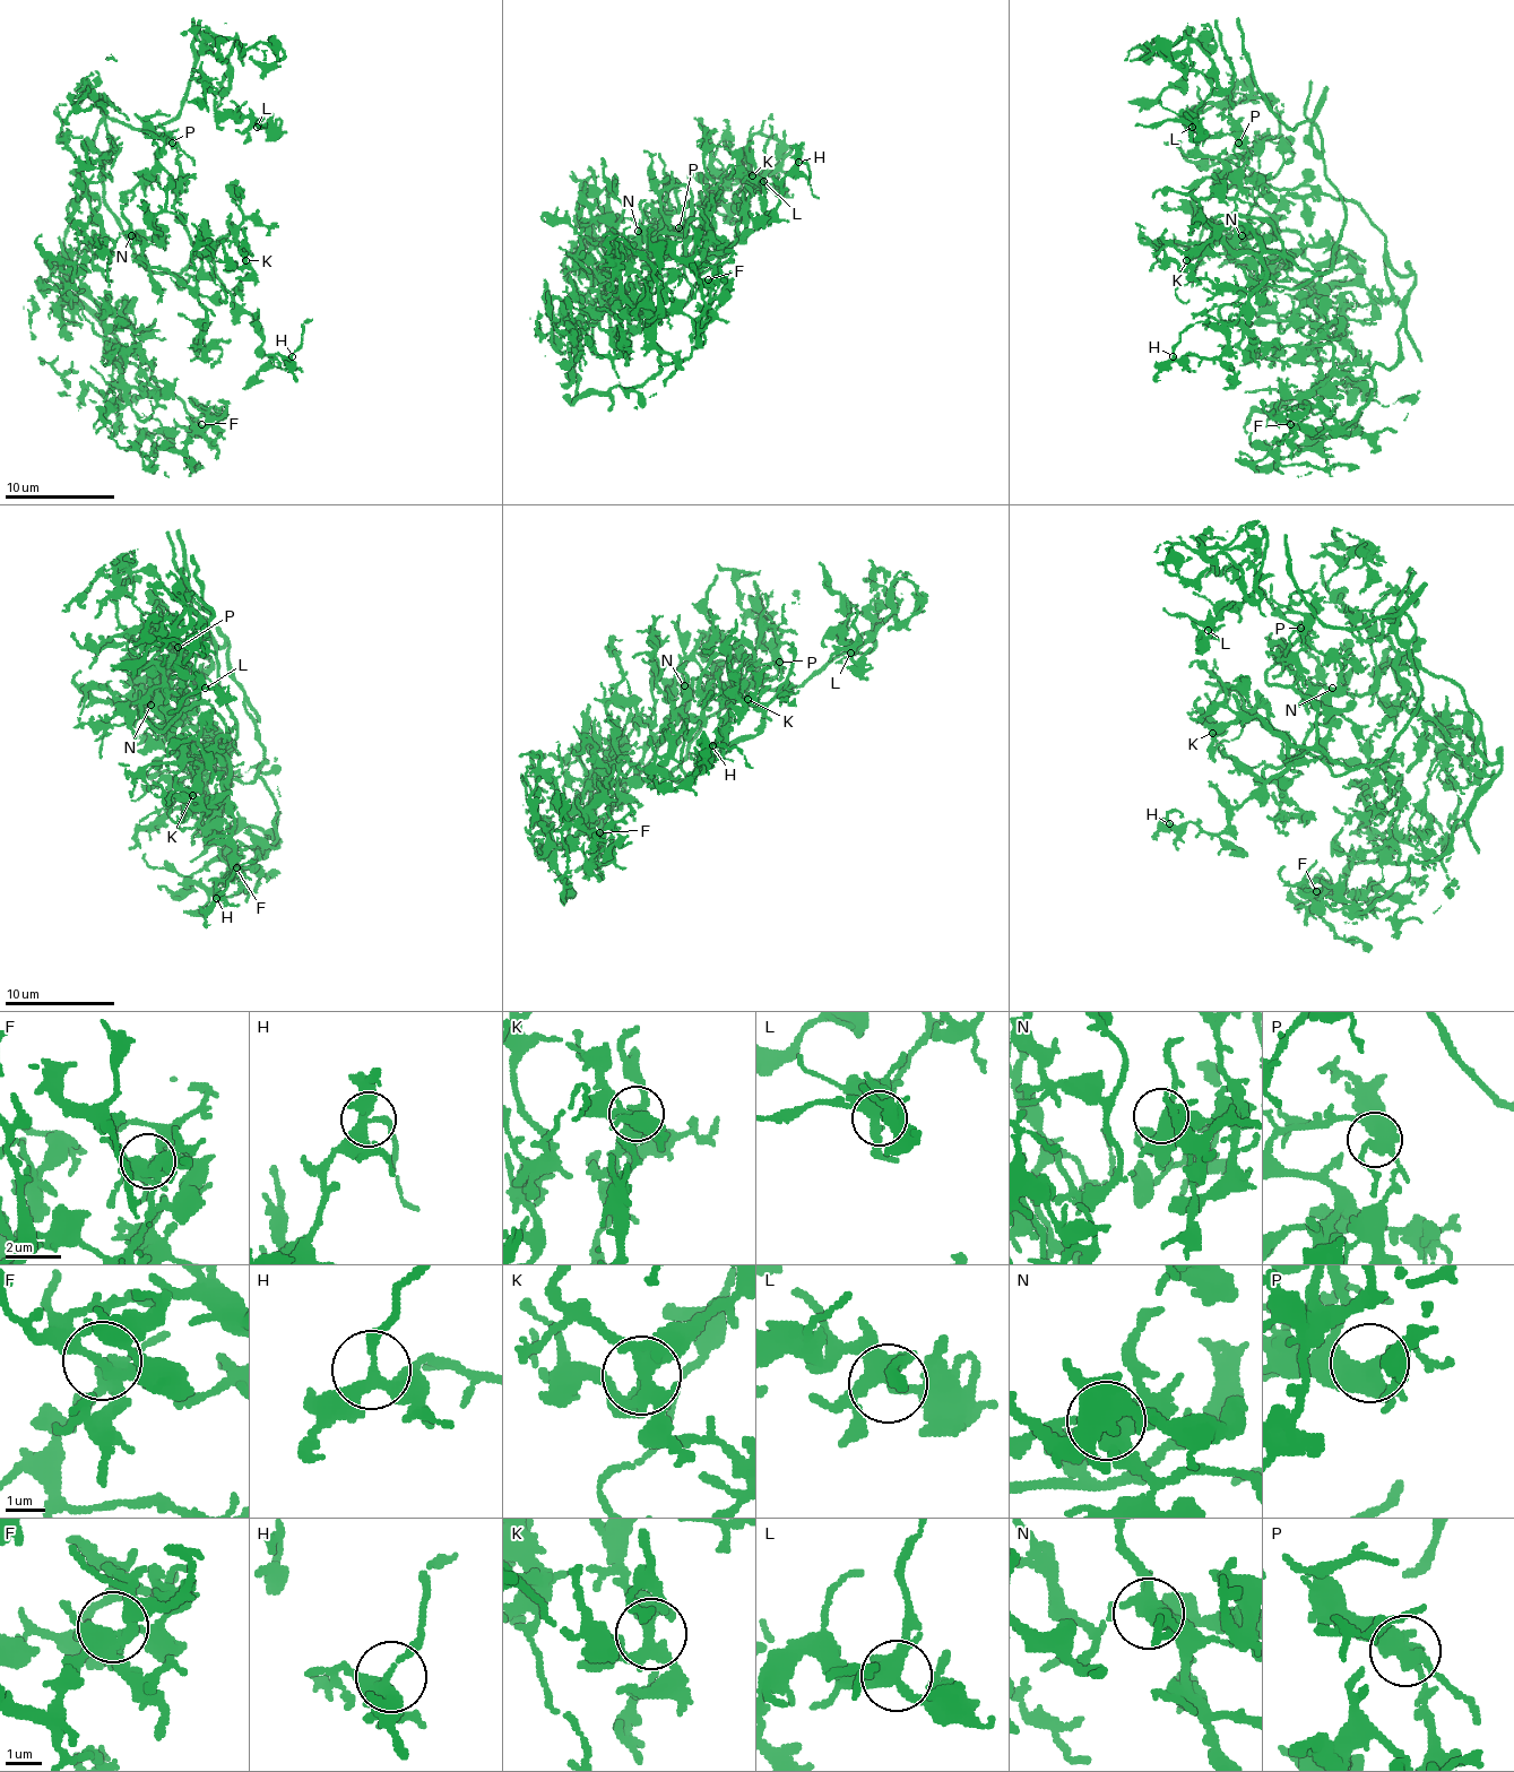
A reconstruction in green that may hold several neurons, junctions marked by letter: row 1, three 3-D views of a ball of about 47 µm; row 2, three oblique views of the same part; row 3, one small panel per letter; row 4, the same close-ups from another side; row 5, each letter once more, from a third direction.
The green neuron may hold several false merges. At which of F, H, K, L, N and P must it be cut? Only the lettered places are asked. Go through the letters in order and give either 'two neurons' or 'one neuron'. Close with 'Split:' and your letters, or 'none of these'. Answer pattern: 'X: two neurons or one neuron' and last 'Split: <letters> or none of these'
F: one neuron
H: one neuron
K: one neuron
L: one neuron
N: one neuron
P: one neuron
Split: none of these

